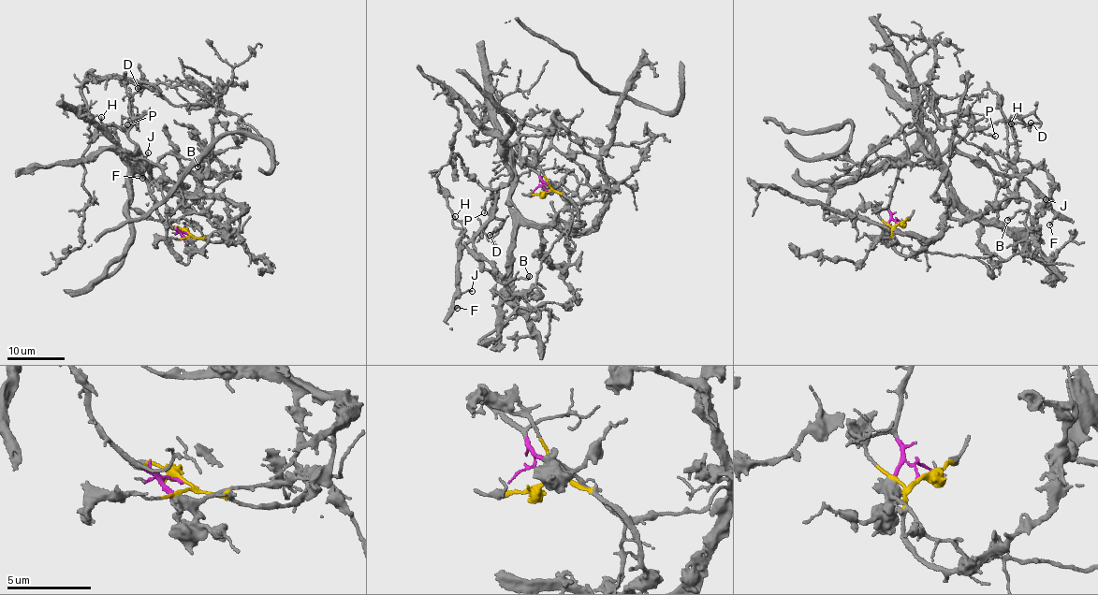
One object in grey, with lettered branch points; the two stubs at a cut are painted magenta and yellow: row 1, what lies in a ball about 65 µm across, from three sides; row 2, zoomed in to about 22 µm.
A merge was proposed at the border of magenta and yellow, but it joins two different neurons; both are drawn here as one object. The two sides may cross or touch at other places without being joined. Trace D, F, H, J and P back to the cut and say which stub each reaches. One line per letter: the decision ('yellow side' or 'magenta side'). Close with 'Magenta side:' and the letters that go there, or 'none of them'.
D: magenta side
F: magenta side
H: magenta side
J: magenta side
P: magenta side
Magenta side: D, F, H, J, P

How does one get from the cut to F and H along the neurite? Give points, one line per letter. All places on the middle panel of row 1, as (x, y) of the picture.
F: (547, 190), (528, 160), (519, 159), (518, 142), (508, 146), (503, 154), (511, 183), (464, 247), (457, 307)
H: (547, 190), (515, 143), (503, 154), (511, 183), (464, 247), (466, 229), (455, 227), (455, 216)

